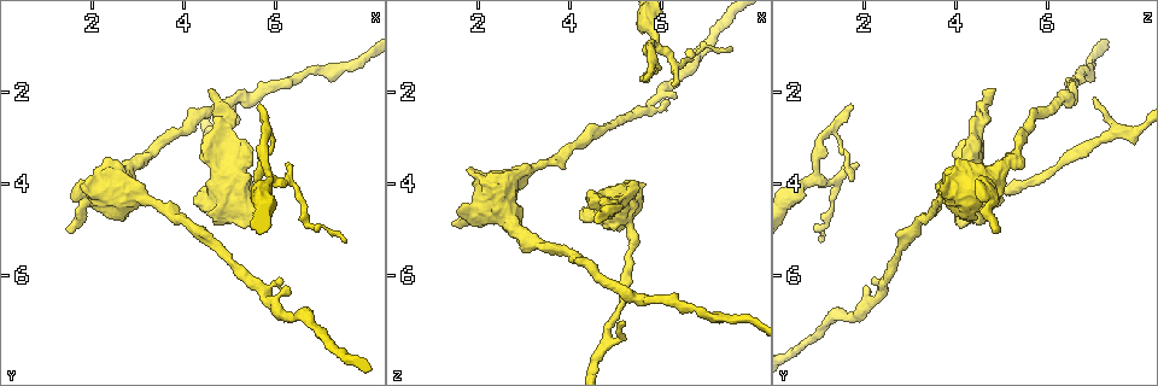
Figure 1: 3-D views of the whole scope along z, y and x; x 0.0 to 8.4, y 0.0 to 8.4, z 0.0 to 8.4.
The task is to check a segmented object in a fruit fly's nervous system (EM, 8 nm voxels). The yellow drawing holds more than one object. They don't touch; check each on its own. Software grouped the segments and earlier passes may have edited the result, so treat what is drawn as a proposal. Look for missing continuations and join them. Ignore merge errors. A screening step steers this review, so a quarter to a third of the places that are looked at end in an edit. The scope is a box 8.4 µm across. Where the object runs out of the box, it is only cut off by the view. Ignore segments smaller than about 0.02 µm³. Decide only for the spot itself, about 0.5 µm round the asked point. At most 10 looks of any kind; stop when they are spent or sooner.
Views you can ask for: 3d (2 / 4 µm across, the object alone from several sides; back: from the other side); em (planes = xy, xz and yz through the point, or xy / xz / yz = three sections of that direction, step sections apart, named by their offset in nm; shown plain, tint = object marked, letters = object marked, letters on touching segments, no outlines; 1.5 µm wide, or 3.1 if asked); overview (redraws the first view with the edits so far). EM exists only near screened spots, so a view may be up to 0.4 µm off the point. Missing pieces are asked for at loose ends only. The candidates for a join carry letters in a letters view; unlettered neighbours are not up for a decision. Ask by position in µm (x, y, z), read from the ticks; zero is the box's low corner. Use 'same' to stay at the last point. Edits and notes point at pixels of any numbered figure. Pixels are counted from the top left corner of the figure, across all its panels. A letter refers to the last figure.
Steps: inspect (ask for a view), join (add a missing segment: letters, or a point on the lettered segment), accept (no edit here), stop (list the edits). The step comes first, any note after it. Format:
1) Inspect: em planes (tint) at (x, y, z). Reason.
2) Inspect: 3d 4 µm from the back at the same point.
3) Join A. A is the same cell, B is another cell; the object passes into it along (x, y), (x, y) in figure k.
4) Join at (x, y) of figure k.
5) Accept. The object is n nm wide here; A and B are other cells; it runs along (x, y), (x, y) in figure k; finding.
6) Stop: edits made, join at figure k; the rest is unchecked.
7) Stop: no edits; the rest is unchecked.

Inspect: 3d 2 µm at (7.55, 5.30, 1.10). Free end.

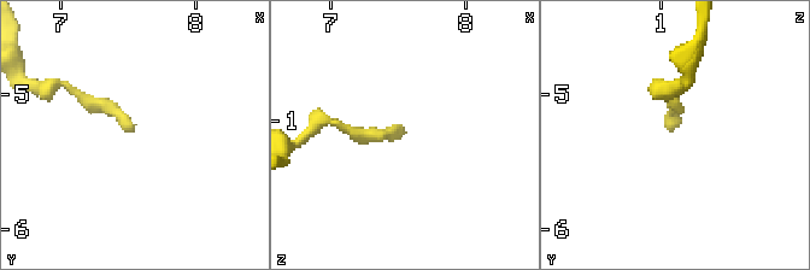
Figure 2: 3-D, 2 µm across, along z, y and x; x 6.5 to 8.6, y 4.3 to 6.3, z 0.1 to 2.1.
Inspect: em planes (letters) at (7.56, 5.26, 1.06). Need the tissue.

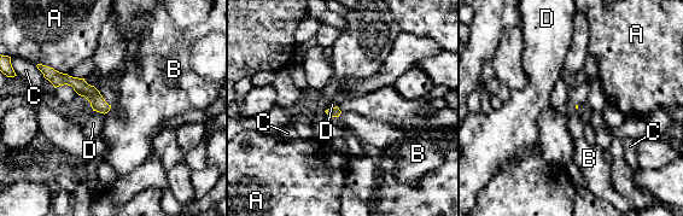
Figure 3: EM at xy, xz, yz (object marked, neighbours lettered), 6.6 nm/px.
Accept. A, B, C and D are other cells; none of them fits.

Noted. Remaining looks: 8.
Inspect: em planes (letters) at (6.15, 6.05, 2.15). Free end.

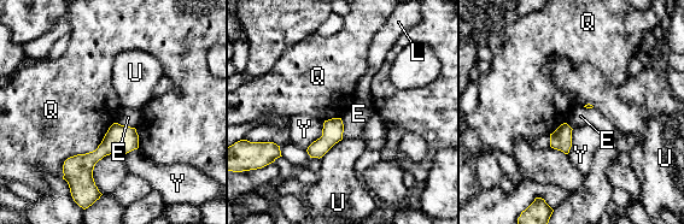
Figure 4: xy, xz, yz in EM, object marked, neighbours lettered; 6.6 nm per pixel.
Accept. E, L, Q, U and Y are other cells; no lettered segment goes on from it.

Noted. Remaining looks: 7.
Inspect: 3d 4 µm at (5.55, 4.90, 4.05).

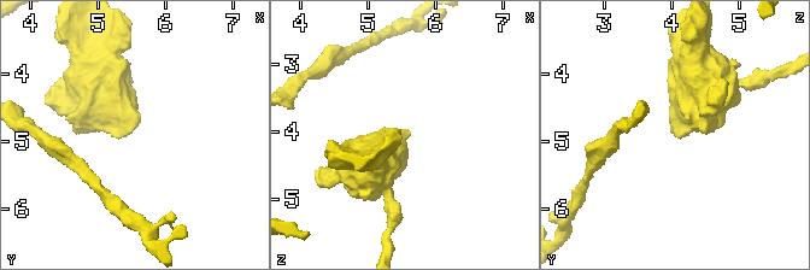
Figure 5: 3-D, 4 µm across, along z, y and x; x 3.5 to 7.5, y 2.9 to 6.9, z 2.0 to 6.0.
Inspect: em planes (letters) at (5.50, 4.90, 4.00). Now the EM.

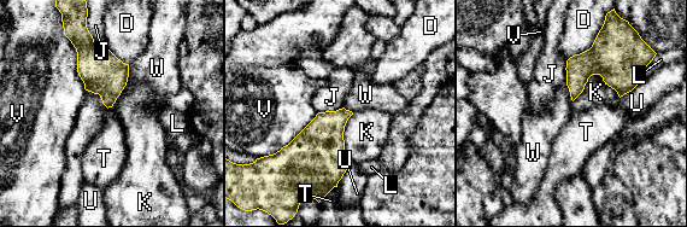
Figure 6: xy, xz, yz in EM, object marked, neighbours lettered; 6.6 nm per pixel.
Accept. D, J, K, L, T, U, V and W are other cells; a border runs along (335, 186), (328, 192) in figure 6; no lettered segment goes on from it.

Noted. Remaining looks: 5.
Inspect: 3d 4 µm at (5.55, 2.35, 1.70). Tapers out.

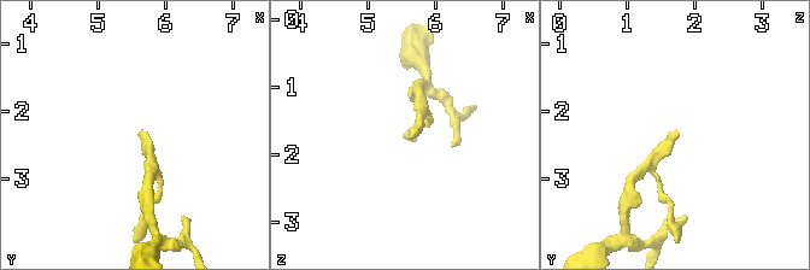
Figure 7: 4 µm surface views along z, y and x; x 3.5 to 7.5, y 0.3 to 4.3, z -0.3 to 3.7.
Inspect: em planes (plain) at (5.55, 2.35, 1.75). Now the EM.

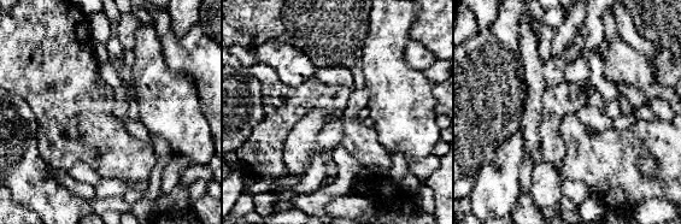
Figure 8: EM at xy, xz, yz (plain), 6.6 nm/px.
Inspect: em planes (letters) at the same point.

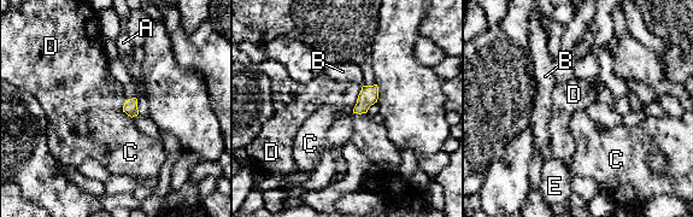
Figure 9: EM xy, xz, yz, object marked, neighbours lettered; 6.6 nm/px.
Accept. A, B, C, D and E are other cells; a border runs along (362, 87), (352, 112) in figure 9; none of them fits.

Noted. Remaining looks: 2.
Stop: no edits; the rest is unchecked.

